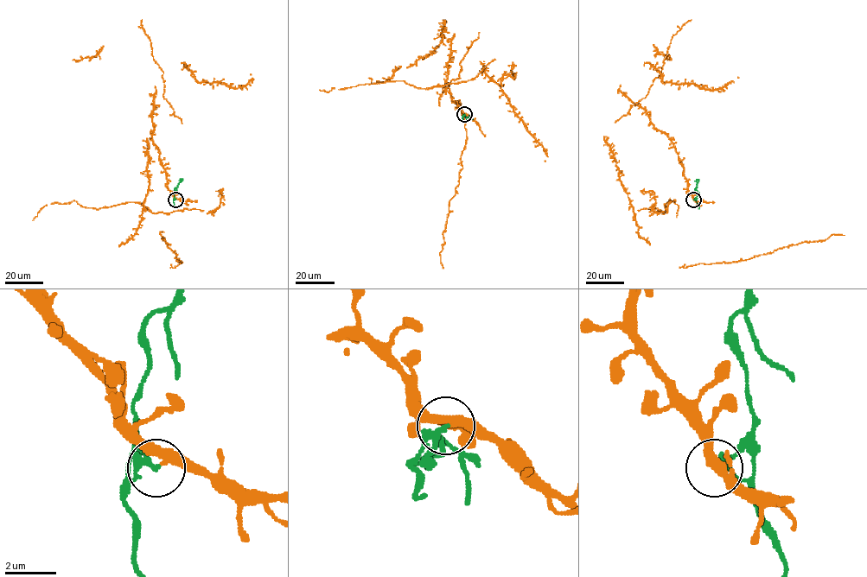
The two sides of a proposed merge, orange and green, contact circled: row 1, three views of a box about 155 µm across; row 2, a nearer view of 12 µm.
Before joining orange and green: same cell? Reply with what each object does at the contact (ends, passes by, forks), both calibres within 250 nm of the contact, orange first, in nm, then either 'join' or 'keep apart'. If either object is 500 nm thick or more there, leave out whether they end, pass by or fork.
orange passes by; green passes by; calibres 320 and 200 nm; keep apart

